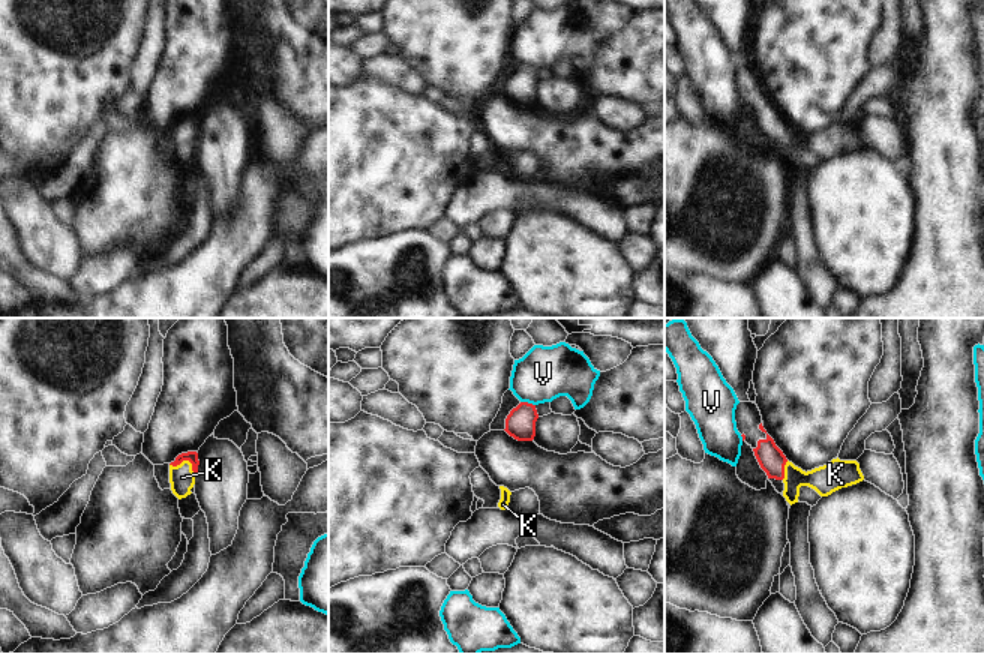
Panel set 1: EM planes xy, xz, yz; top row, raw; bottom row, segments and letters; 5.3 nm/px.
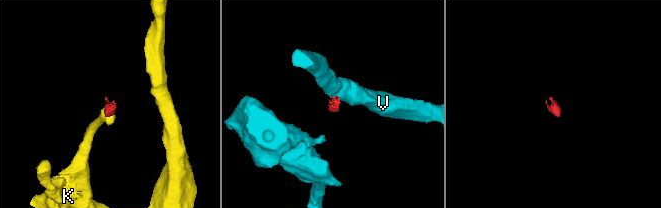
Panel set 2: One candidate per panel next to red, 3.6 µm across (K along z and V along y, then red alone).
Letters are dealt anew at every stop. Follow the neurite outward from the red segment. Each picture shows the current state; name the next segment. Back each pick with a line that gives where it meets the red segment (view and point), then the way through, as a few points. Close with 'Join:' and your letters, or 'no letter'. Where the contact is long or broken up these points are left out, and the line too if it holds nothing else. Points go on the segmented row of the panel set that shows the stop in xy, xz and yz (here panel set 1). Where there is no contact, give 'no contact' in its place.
K: contact xy (186, 459); way xy (192, 456), (186, 459), (182, 477)
Join: K

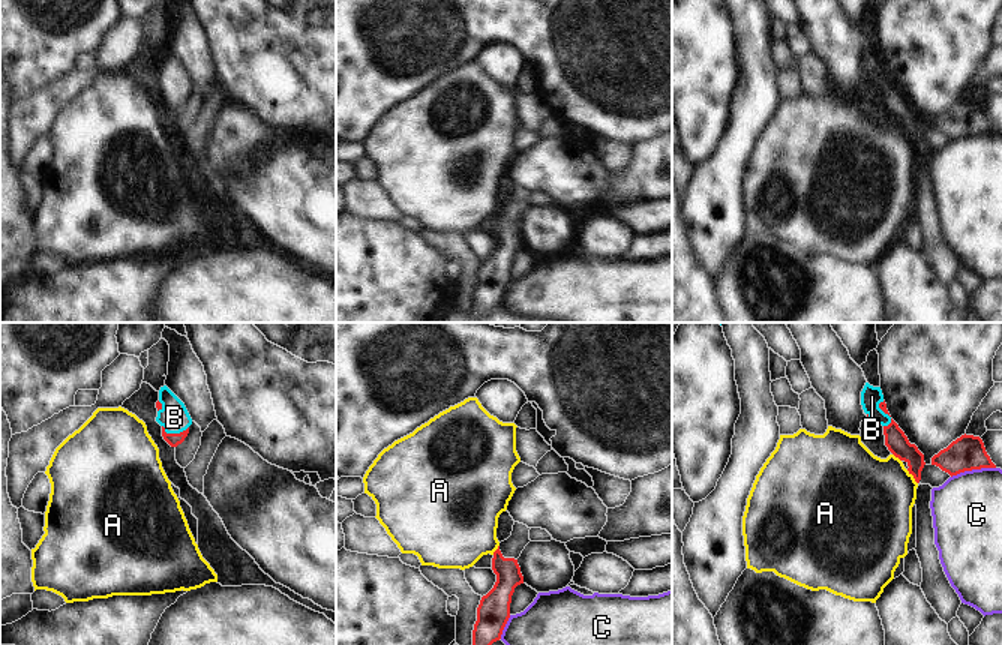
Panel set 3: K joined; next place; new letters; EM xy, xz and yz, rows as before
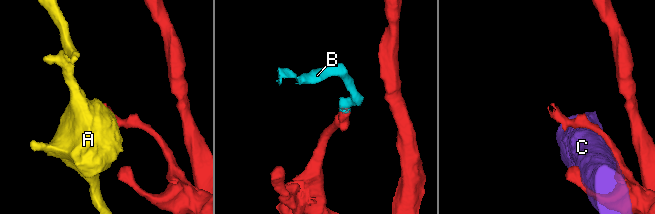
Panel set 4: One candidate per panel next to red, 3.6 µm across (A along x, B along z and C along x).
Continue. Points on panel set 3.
B: contact xy (174, 434); way xy (173, 440), (174, 434), (174, 417)
Join: B

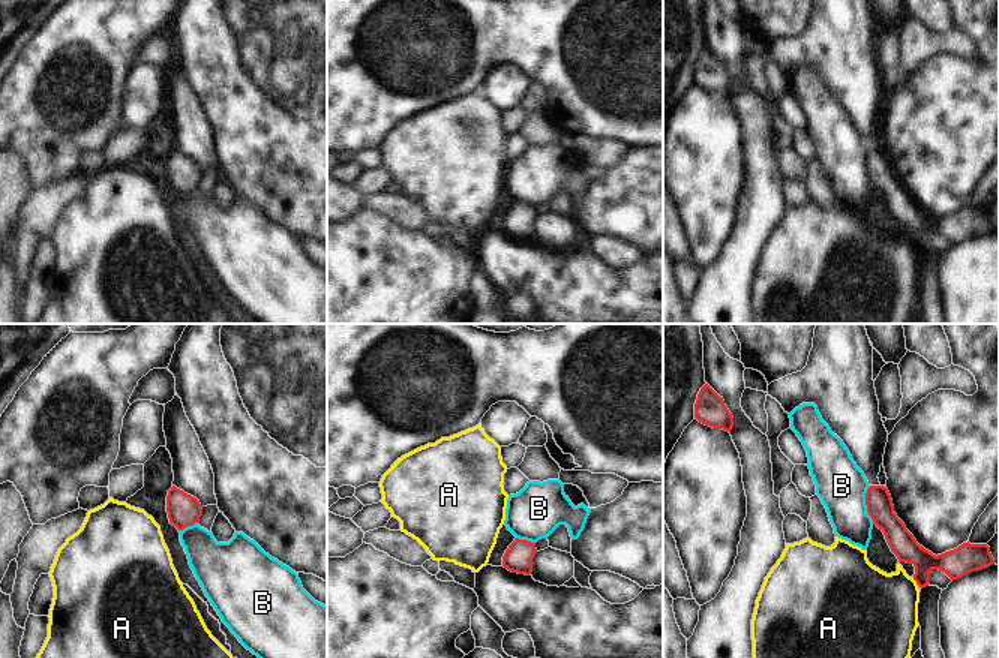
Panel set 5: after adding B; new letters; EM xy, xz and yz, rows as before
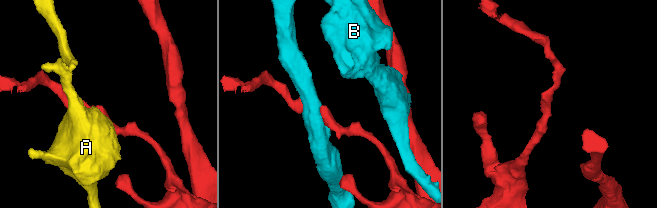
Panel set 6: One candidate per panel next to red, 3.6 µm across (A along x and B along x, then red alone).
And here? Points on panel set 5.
Join: no letter

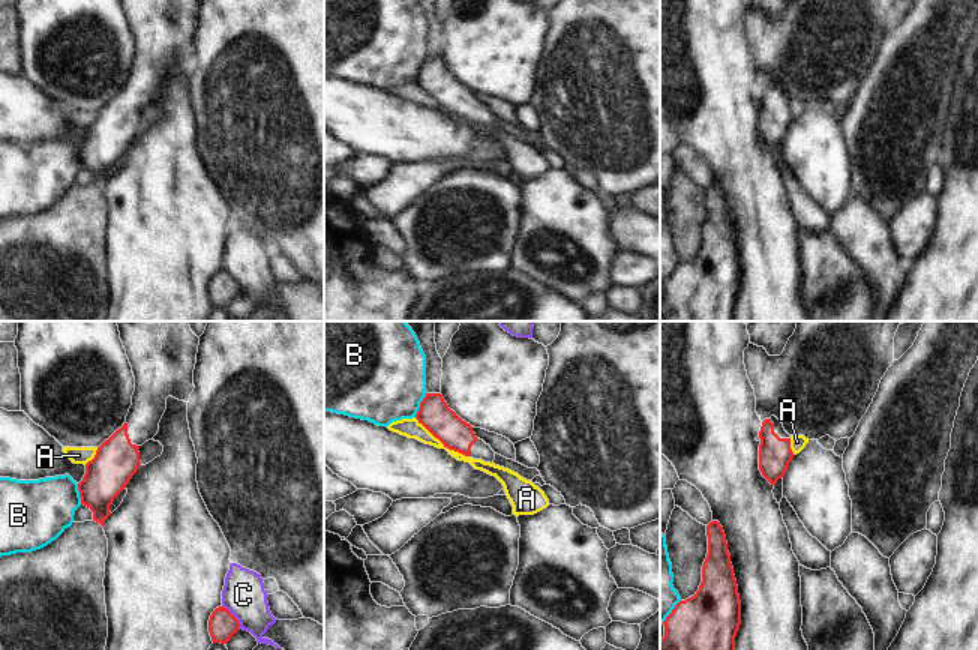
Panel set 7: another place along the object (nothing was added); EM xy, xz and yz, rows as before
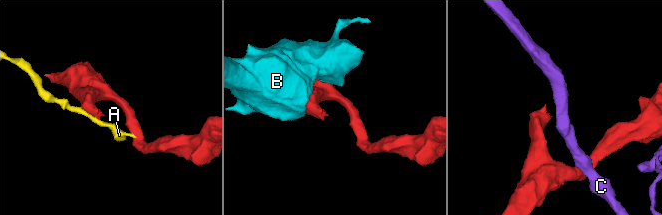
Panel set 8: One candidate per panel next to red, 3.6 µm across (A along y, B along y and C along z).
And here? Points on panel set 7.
Join: no letter

